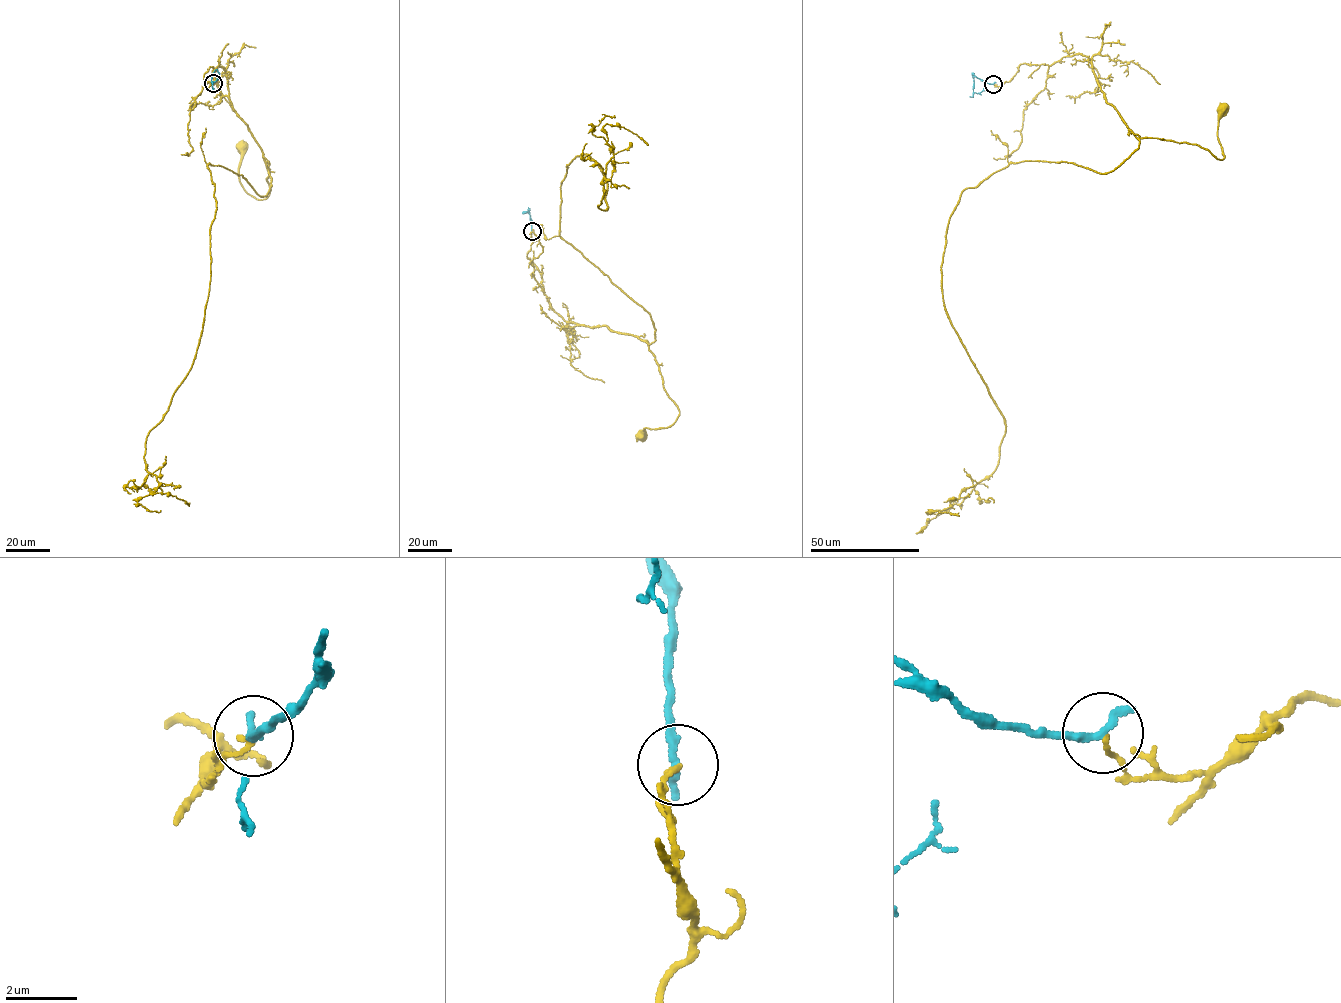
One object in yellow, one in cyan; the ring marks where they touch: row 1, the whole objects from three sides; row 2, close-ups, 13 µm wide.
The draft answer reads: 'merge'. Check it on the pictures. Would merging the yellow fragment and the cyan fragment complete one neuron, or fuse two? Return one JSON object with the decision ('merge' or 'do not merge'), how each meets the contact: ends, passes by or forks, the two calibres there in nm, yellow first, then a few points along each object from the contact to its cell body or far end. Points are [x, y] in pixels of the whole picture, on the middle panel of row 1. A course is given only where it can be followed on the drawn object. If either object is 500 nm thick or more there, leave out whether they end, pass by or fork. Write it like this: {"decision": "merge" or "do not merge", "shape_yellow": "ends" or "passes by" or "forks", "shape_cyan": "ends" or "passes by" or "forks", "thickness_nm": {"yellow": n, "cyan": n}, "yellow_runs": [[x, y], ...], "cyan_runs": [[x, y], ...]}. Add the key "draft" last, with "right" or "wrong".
{"decision": "do not merge", "shape_yellow": "ends", "shape_cyan": "ends", "thickness_nm": {"yellow": 130, "cyan": 280}, "yellow_runs": [[532, 231], [526, 255], [552, 309], [568, 322], [636, 336], [655, 358], [679, 413], [670, 426], [640, 435]], "cyan_runs": [[531, 231], [529, 214], [523, 212], [529, 212], [529, 221]], "draft": "wrong"}

